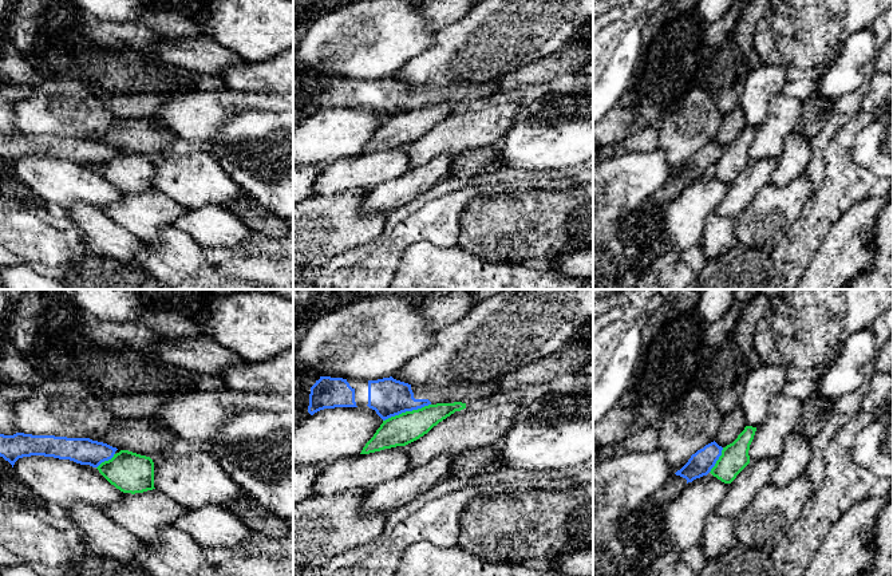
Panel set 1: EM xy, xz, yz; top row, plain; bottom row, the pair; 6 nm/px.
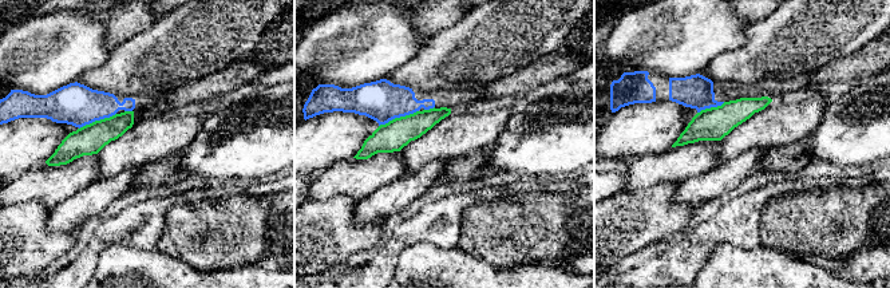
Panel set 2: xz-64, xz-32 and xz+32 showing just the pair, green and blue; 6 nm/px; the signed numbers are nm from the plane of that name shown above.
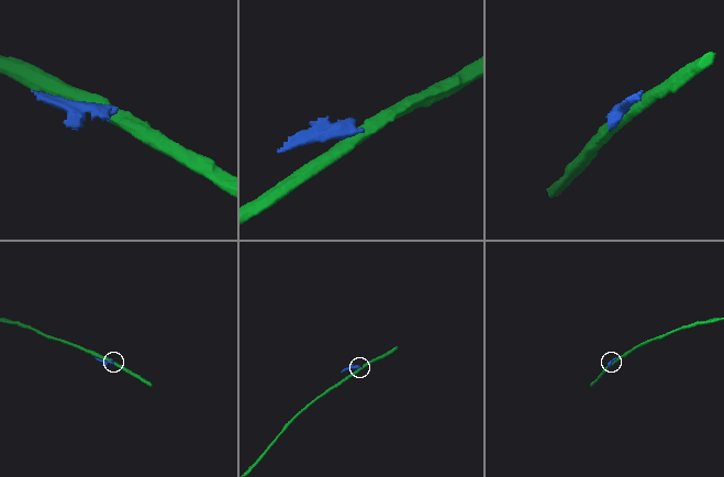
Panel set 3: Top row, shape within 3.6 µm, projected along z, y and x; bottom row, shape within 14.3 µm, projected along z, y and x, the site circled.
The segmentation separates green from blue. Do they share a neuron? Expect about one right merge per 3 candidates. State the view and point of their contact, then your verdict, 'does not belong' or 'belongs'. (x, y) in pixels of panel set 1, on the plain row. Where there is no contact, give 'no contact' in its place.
contact xz (406, 111); does not belong

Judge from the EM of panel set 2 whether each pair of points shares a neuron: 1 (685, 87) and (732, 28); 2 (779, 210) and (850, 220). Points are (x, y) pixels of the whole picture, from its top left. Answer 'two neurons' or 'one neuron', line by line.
1: two neurons
2: one neuron

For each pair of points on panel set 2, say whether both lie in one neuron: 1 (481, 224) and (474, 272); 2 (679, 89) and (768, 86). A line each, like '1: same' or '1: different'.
1: different
2: same

